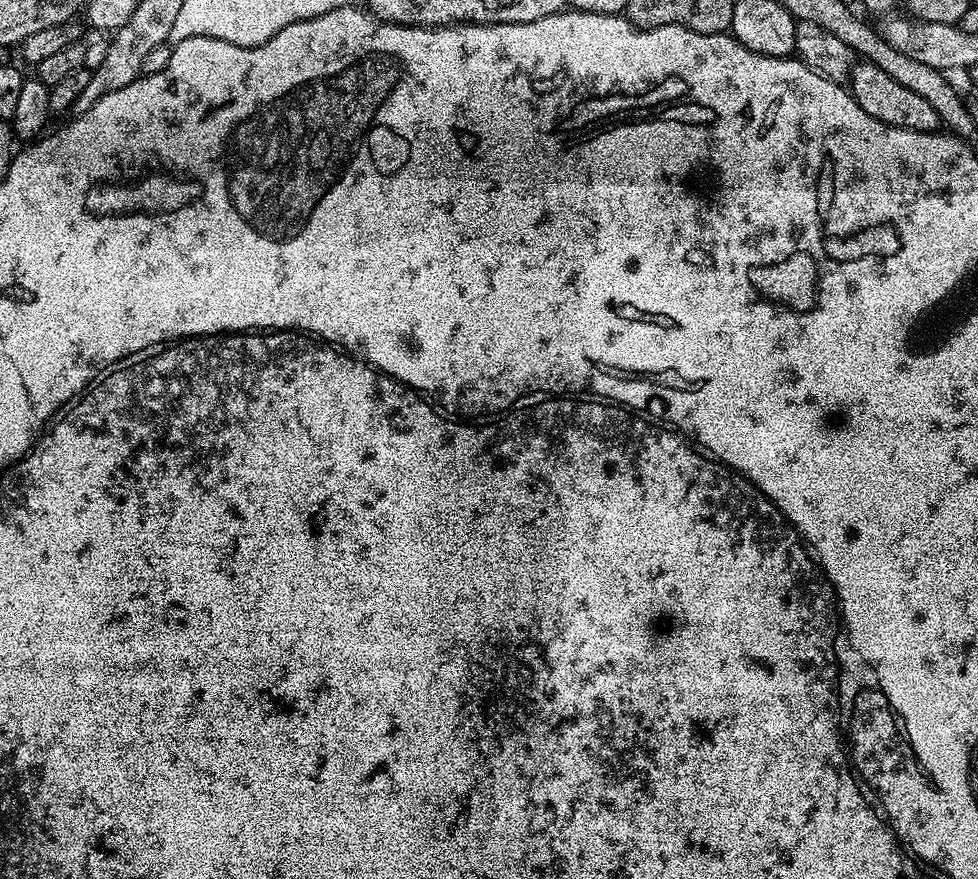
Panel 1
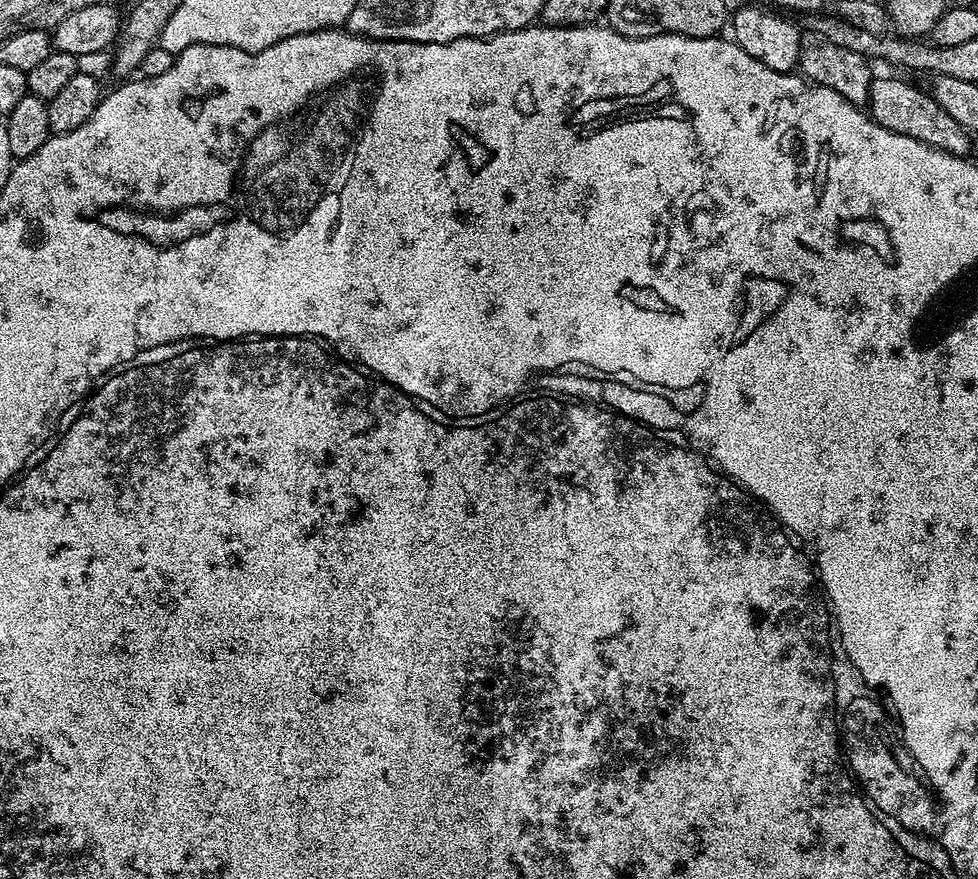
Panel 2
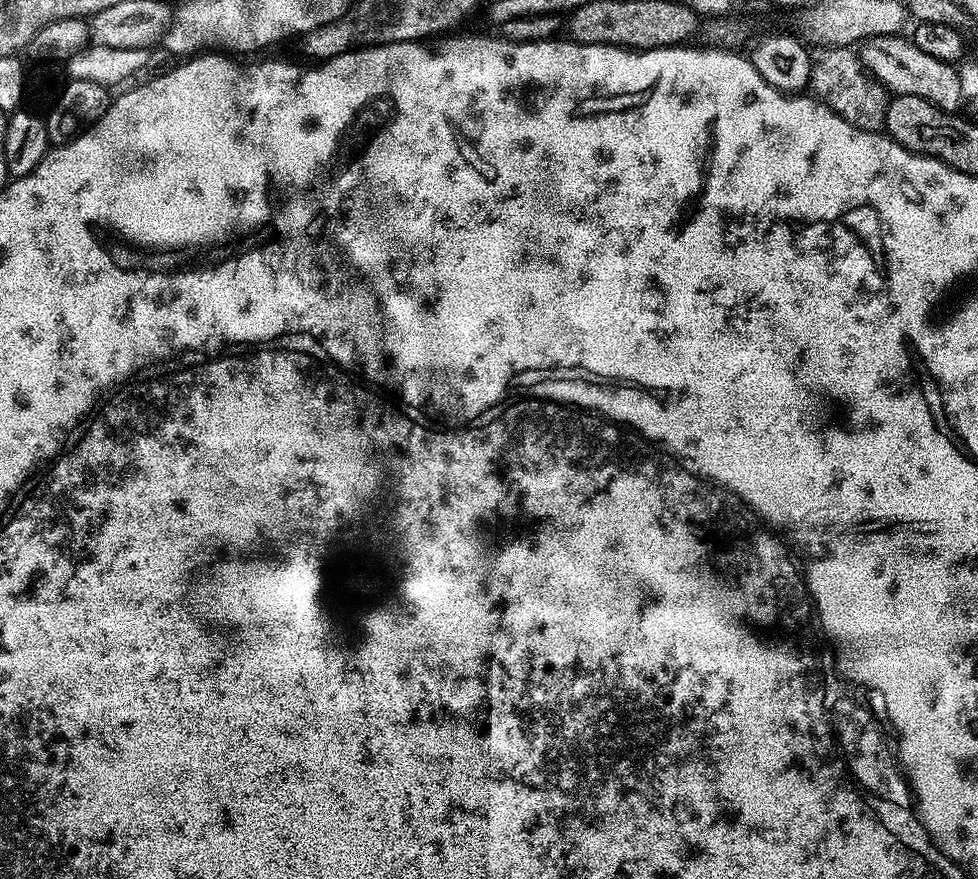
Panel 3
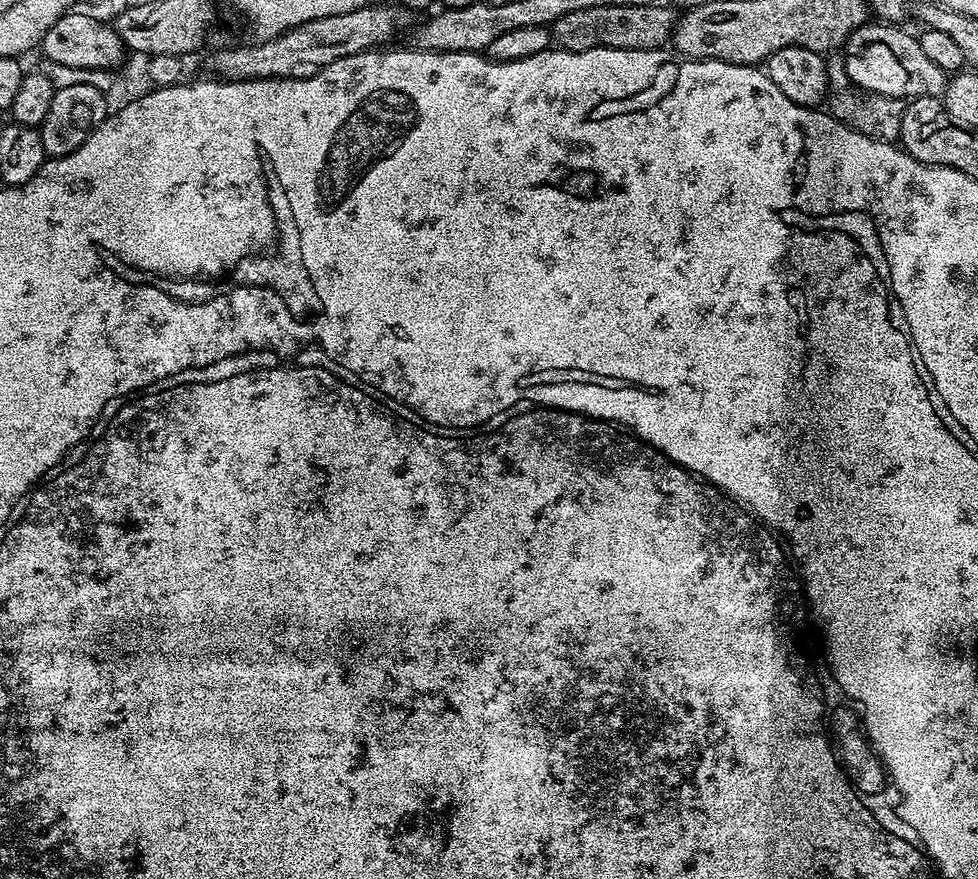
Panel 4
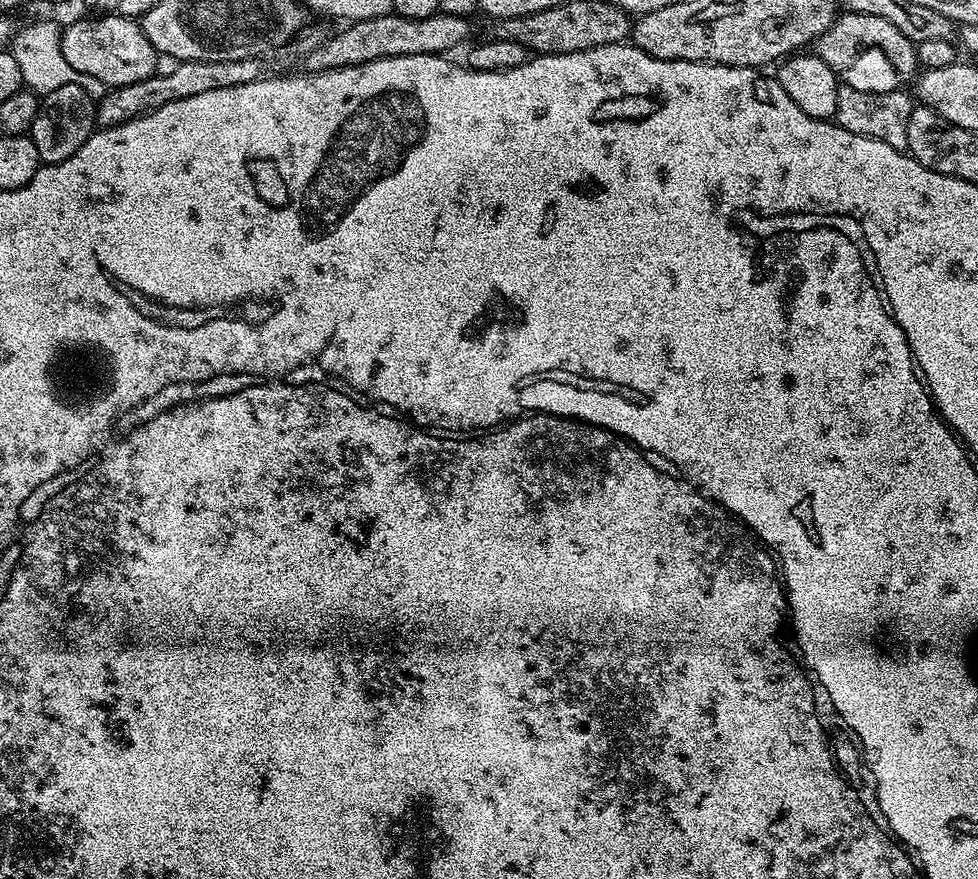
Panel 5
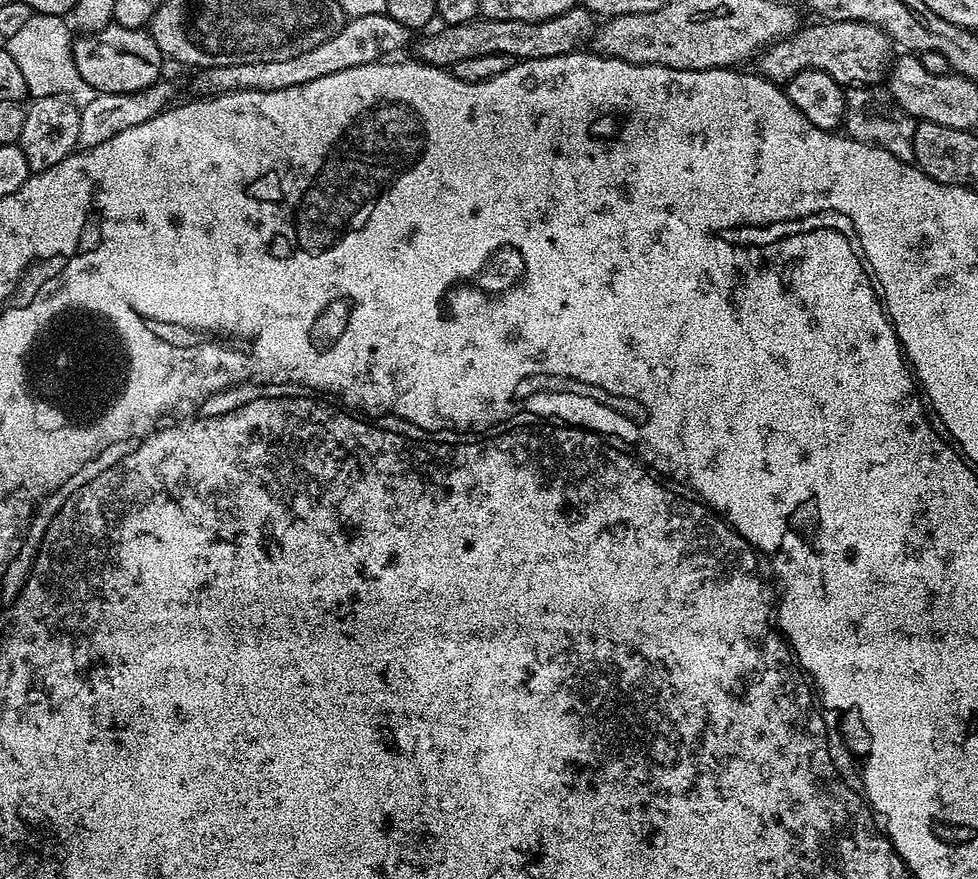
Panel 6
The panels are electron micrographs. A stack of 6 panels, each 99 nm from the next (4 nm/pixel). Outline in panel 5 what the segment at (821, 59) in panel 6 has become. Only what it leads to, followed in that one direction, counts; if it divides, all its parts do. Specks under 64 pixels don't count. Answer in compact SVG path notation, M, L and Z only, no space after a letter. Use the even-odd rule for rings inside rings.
M845 11L837 15L831 26L814 41L814 54L834 70L841 85L863 92L894 92L911 85L918 75L916 45L902 34L902 30L898 30L898 26L890 26L886 18L874 14Z

